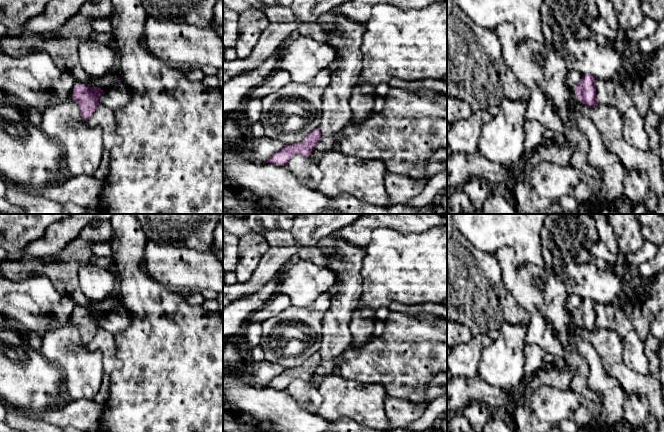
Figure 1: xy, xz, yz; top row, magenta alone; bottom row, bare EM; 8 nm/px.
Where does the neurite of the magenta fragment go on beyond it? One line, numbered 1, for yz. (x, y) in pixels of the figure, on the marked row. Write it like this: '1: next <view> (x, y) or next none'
1: next none

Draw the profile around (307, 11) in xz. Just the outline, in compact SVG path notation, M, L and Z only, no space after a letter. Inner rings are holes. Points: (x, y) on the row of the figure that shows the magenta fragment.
M293 0L290 7L265 6L262 11L270 23L285 23L300 20L312 23L323 13L350 0Z

